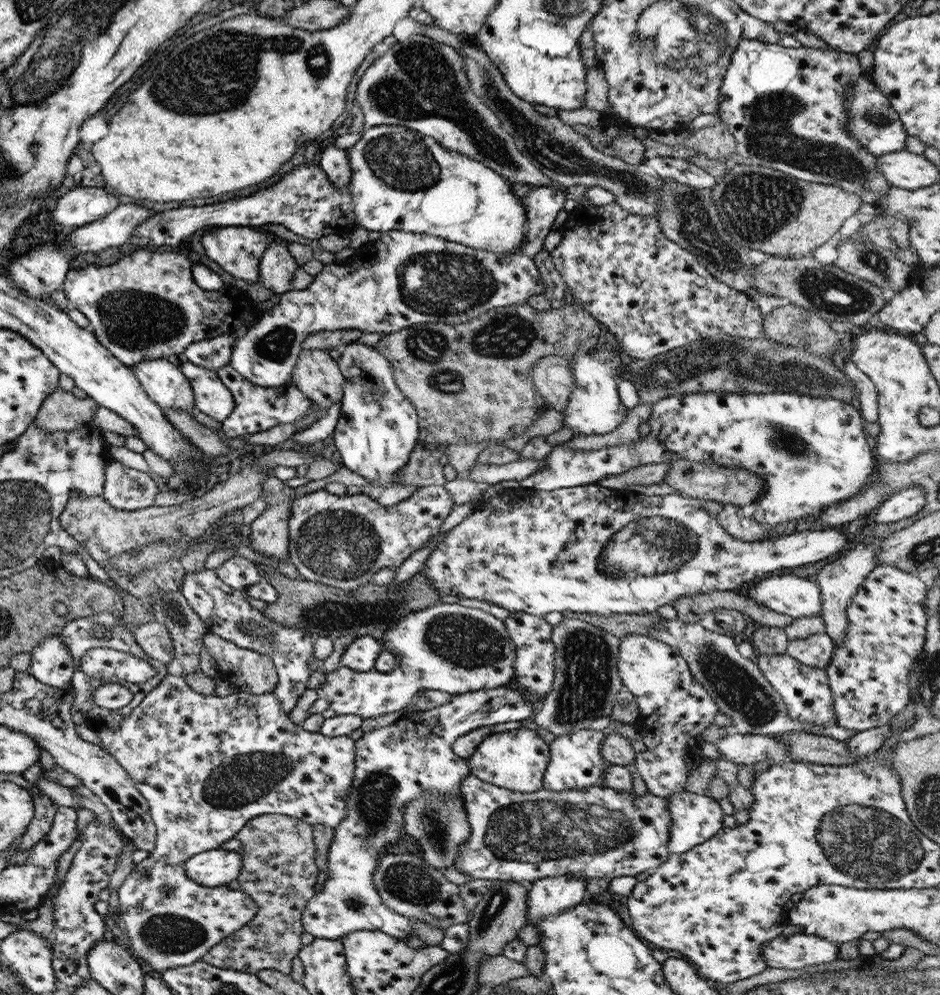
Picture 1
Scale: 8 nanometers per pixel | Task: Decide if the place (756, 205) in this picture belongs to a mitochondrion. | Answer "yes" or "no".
yes

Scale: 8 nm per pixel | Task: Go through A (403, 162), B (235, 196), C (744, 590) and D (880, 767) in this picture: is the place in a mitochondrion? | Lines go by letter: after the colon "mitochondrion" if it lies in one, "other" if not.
A: mitochondrion
B: other
C: other
D: other

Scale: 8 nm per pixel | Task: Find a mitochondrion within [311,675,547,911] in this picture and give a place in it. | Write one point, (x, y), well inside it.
(374, 800)

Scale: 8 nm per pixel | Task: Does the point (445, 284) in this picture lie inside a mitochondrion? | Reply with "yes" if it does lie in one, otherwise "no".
yes

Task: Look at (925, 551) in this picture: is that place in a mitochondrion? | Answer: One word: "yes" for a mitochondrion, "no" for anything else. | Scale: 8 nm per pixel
yes

